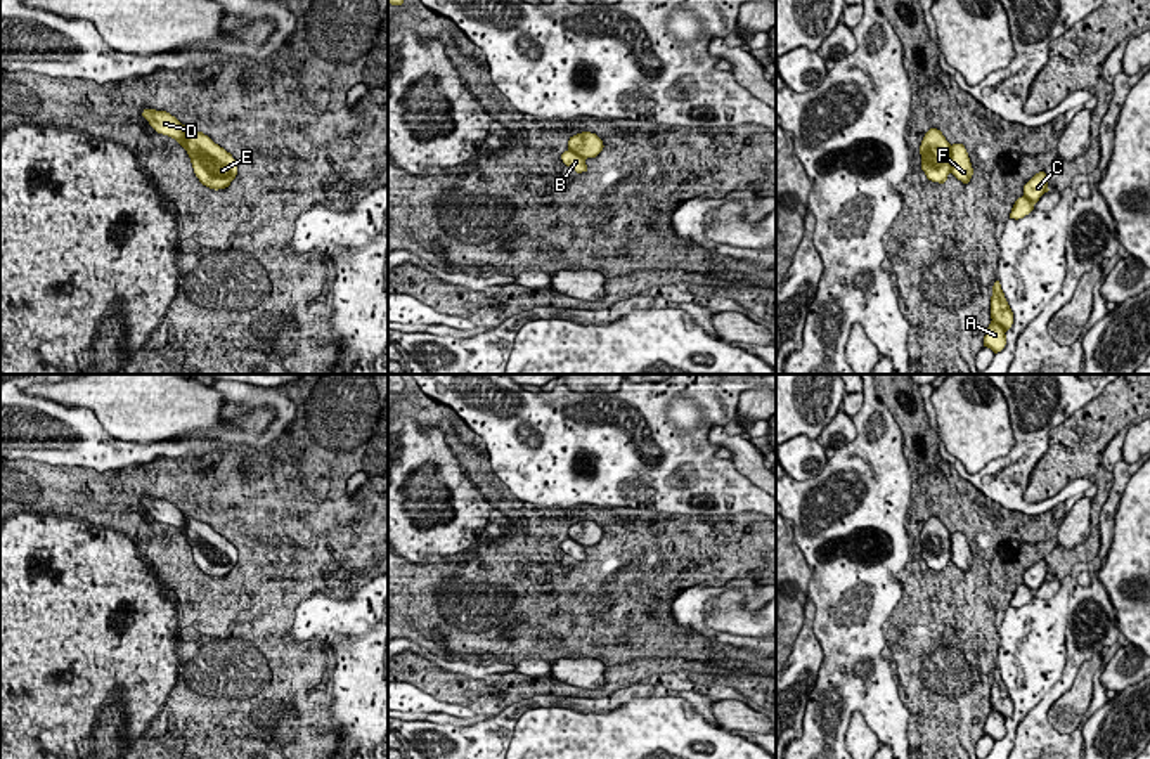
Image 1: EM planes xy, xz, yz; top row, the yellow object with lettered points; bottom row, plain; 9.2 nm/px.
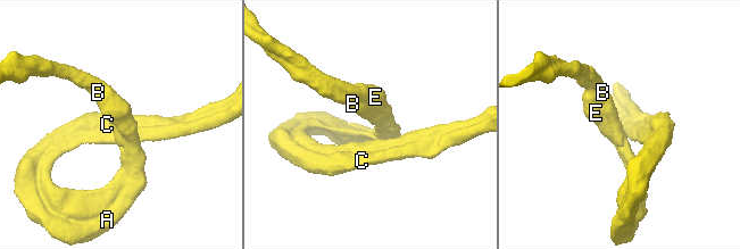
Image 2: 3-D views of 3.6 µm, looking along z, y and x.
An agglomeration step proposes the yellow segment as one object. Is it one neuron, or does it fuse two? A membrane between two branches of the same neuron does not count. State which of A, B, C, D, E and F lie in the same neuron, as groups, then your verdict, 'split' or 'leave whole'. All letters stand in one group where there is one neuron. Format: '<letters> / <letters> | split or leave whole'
A B C D E F | leave whole

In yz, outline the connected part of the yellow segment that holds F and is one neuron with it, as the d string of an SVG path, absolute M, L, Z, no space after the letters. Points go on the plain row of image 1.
M930 516L920 534L921 558L932 570L944 572L953 561L963 572L968 572L973 556L963 532L949 532L940 518Z

